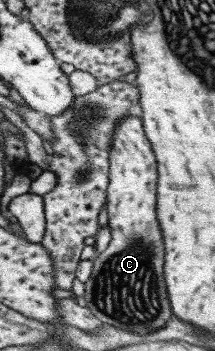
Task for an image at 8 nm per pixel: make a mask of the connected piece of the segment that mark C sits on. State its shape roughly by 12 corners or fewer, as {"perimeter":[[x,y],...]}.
{"perimeter":[[142,119],[113,128],[111,241],[85,282],[104,324],[145,335],[171,318]]}

